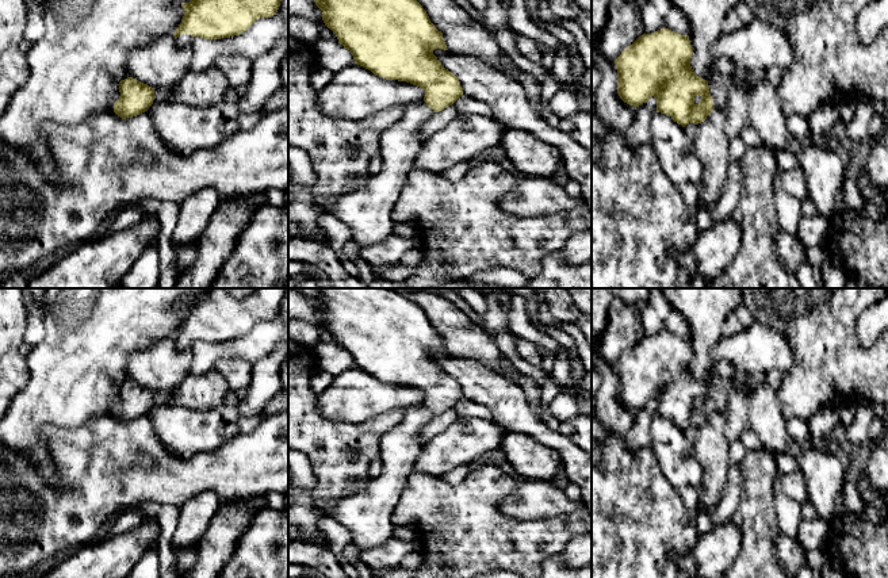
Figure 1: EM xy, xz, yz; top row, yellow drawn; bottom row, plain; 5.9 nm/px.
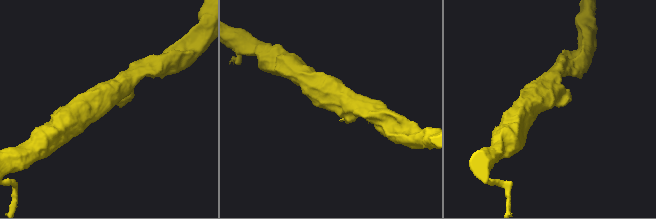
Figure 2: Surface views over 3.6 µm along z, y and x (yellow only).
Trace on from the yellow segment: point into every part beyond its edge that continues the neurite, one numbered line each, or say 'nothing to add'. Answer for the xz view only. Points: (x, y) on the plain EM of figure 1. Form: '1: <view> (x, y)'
1: xz (367, 515)

